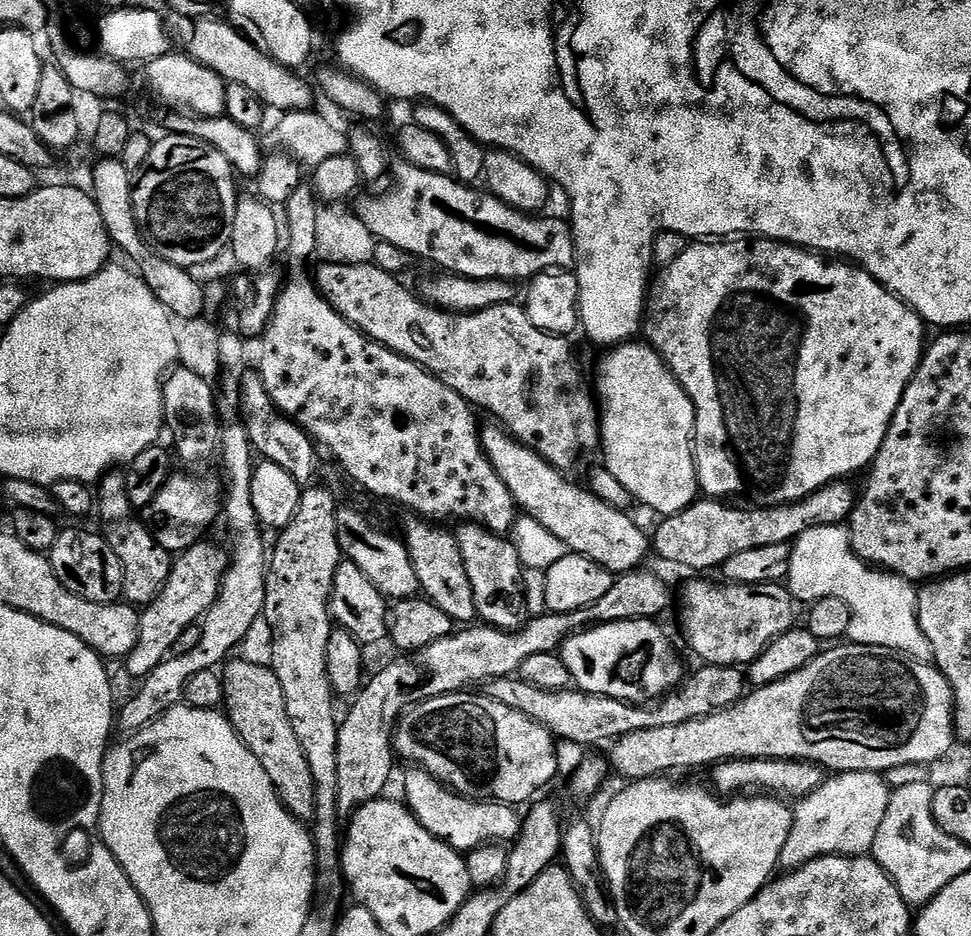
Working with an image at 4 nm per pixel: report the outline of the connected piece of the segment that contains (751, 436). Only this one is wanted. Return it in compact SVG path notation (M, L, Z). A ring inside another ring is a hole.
M728 238L723 242L692 242L677 260L670 262L663 269L660 277L651 281L646 297L644 319L642 321L642 336L647 343L655 348L656 353L664 359L665 364L671 368L672 373L680 379L680 385L686 390L686 394L692 399L692 405L696 411L696 434L694 437L694 455L696 457L696 478L698 488L705 497L727 498L726 496L740 496L744 491L753 492L756 495L755 503L760 506L771 506L798 503L808 495L814 494L822 487L830 483L852 478L855 472L863 473L876 459L878 450L888 433L890 422L894 418L894 410L898 410L898 402L902 402L902 394L906 394L906 386L914 378L914 374L920 365L920 359L924 356L926 339L924 331L926 325L923 318L914 311L904 300L899 300L886 286L882 286L872 275L863 268L851 262L833 262L823 255L817 254L807 248L797 248L794 244L782 244L779 240L765 240L763 238Z

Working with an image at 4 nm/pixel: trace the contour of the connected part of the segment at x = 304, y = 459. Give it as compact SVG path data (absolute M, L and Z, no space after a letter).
M248 370L240 381L240 411L242 424L249 435L253 453L257 457L274 462L274 466L282 466L290 478L294 478L302 486L313 483L316 471L320 468L320 460L316 457L317 445L308 433L300 429L293 420L280 415L276 411L270 394L266 394L266 386L262 382L259 371Z

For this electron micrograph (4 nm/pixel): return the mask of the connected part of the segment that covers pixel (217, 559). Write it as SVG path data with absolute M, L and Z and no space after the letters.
M201 542L179 553L172 561L166 586L140 612L138 646L126 657L126 669L133 678L145 678L164 660L173 655L182 630L199 625L214 606L223 584L224 572L229 566L229 553L216 544Z

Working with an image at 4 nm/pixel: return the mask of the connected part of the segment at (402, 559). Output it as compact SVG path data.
M337 507L338 542L343 559L354 562L362 574L378 588L389 601L413 599L420 592L418 574L414 574L414 566L410 562L408 549L403 539L387 536L380 528L375 528L356 508Z

